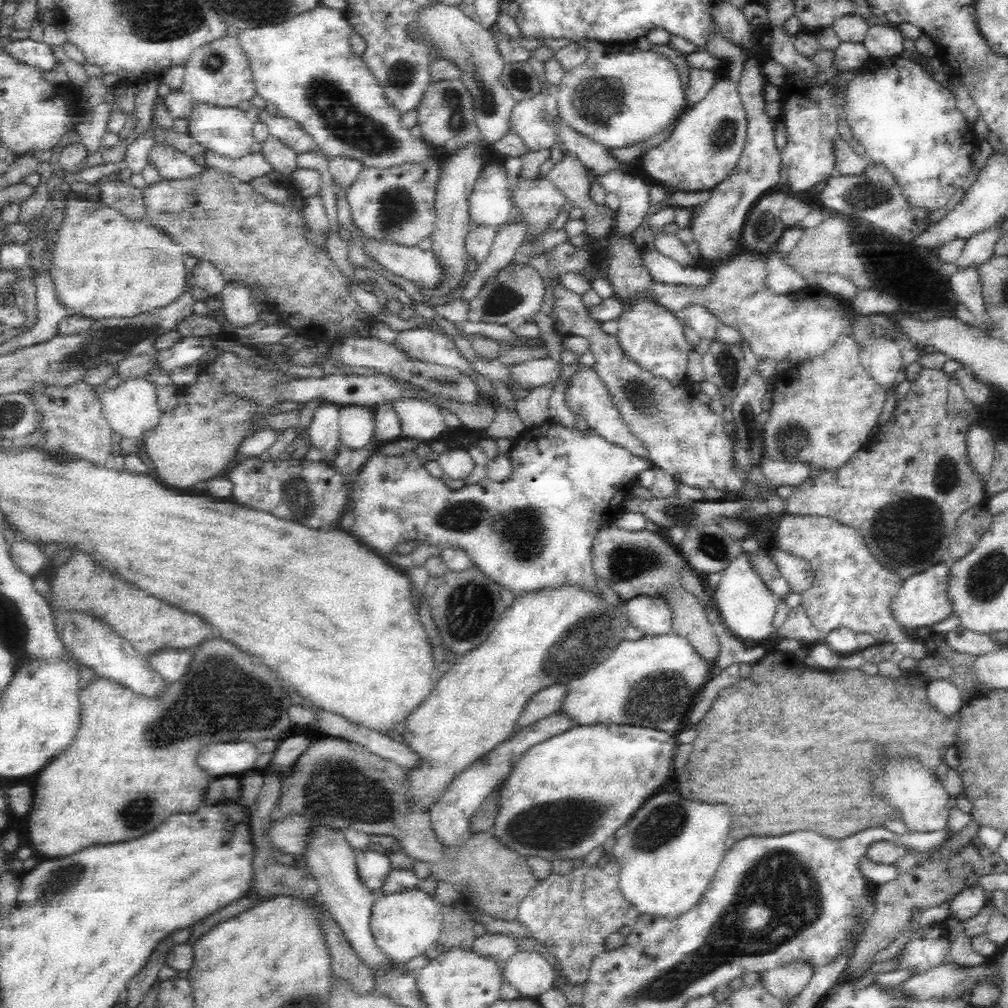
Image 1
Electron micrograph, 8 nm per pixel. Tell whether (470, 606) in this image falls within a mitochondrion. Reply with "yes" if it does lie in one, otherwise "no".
yes

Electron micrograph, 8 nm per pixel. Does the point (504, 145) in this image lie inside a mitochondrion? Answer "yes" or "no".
no

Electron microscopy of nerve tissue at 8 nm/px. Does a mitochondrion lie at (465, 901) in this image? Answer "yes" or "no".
no

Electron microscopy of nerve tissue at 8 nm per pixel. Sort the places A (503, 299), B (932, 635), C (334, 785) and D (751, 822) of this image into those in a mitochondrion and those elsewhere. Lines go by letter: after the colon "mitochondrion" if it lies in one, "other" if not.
A: mitochondrion
B: other
C: mitochondrion
D: other

